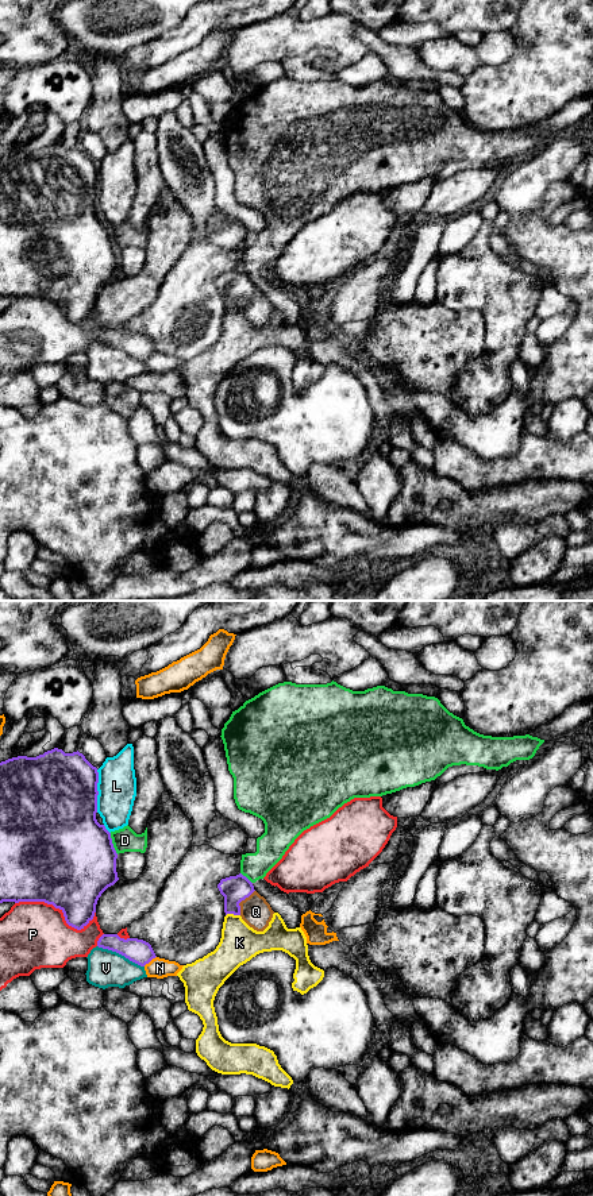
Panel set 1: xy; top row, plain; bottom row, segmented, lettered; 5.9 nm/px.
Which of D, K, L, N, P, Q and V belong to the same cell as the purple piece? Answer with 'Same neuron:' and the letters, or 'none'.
Same neuron: Q

